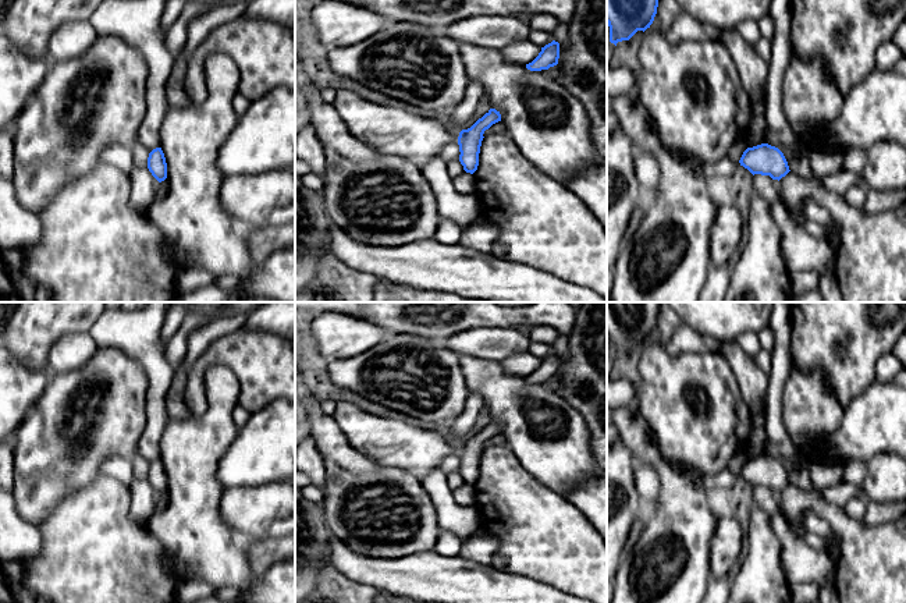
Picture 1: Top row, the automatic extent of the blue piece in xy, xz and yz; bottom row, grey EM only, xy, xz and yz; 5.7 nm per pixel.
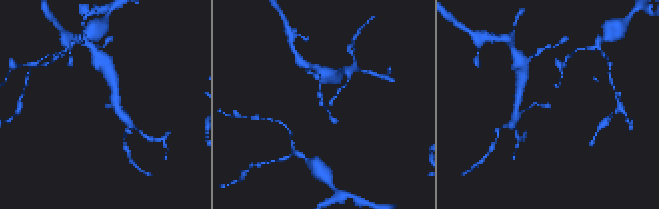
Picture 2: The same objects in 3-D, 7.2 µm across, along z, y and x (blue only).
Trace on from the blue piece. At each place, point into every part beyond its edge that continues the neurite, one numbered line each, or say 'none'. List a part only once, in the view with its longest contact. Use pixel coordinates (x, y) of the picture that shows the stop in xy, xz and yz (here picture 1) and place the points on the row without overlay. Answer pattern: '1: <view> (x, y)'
none

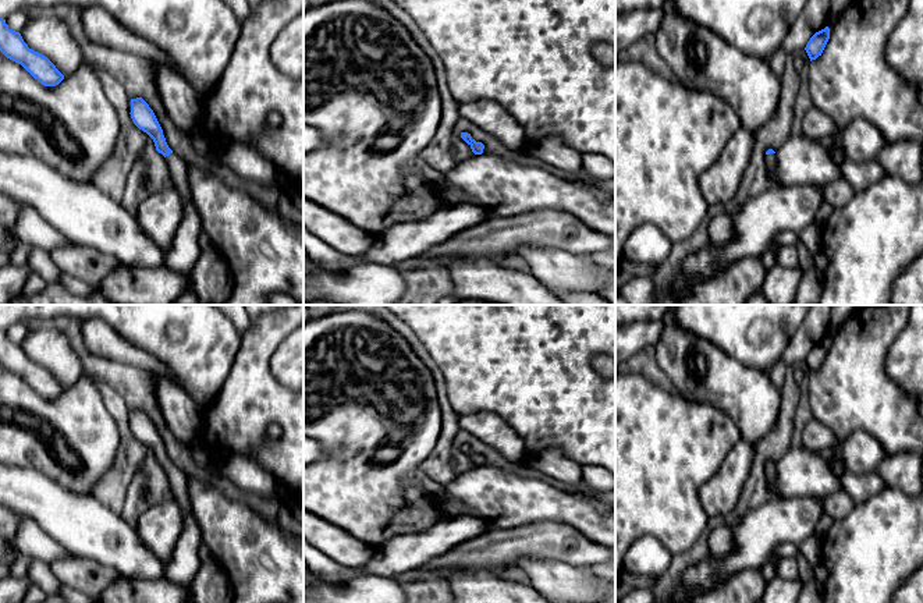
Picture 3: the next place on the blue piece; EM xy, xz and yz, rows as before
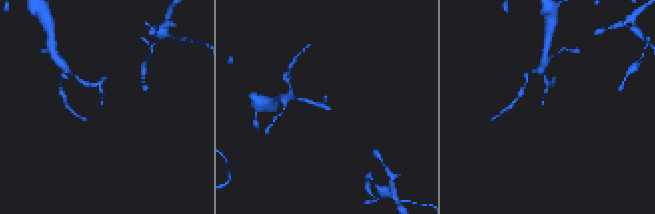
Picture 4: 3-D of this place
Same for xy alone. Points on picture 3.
1: xy (185, 561)

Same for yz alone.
1: yz (771, 471)

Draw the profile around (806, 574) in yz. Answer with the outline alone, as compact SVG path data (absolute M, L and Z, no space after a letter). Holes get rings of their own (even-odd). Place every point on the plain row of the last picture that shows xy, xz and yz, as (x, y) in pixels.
M799 553L796 557L799 568L799 579L802 584L809 582L814 578L813 565L806 560L806 557Z

